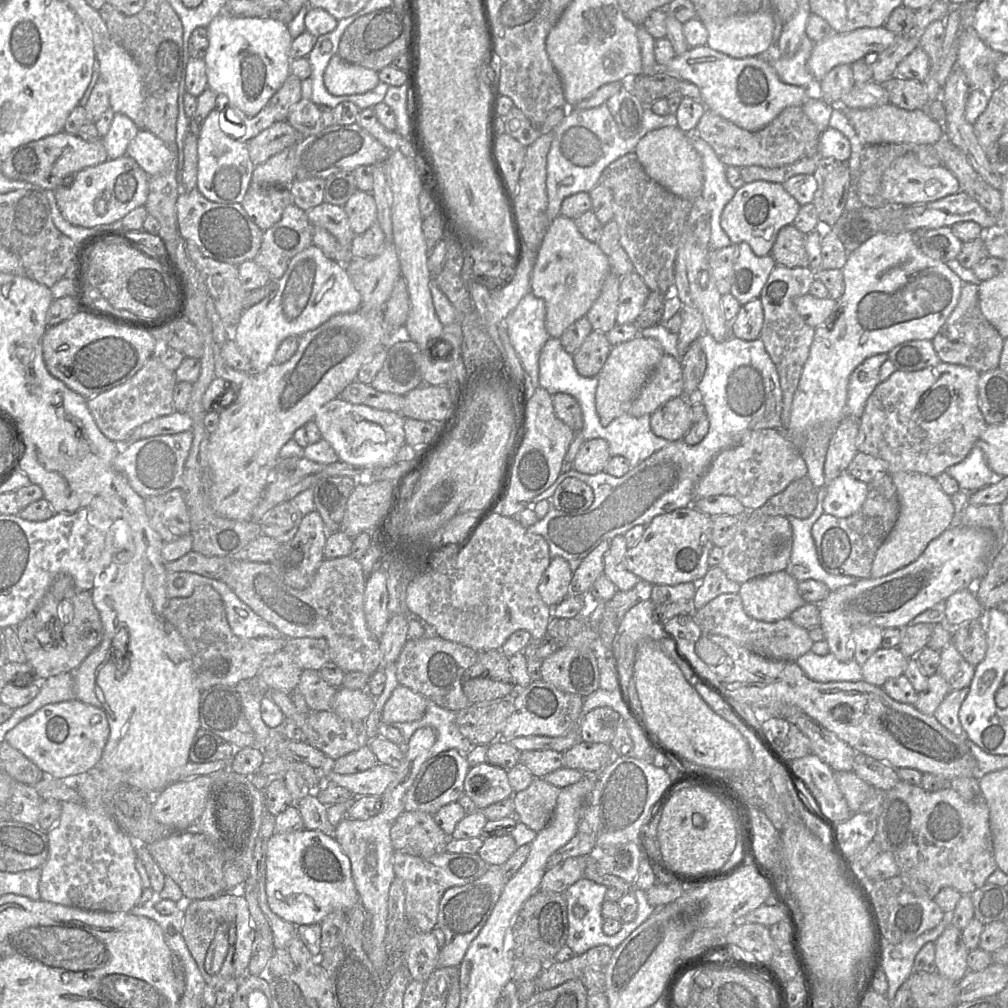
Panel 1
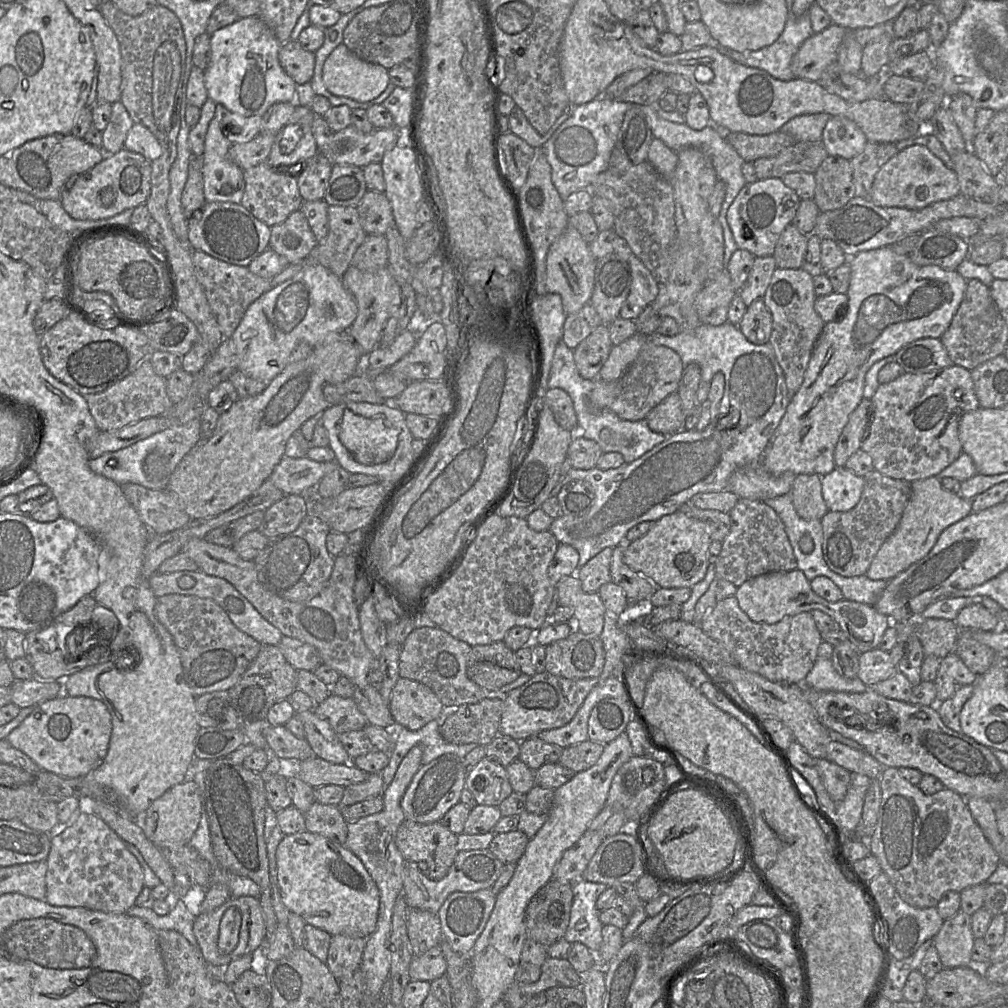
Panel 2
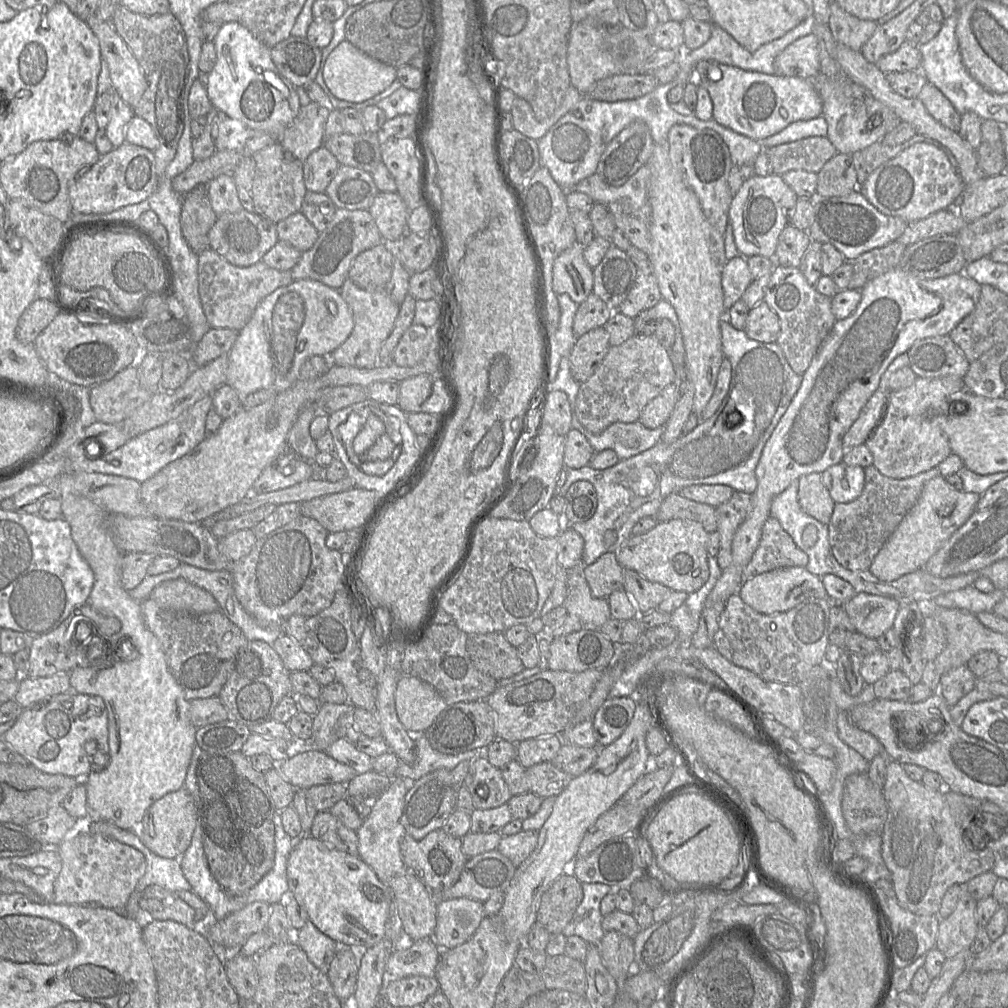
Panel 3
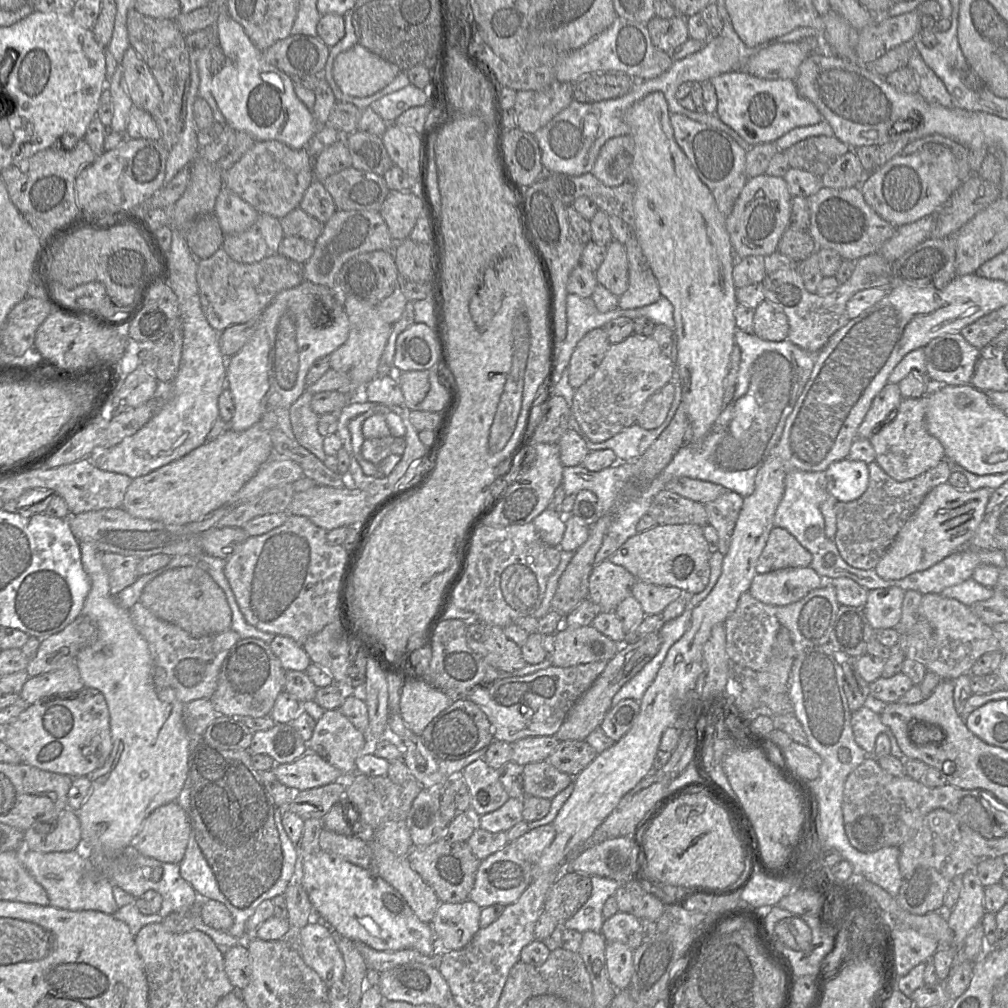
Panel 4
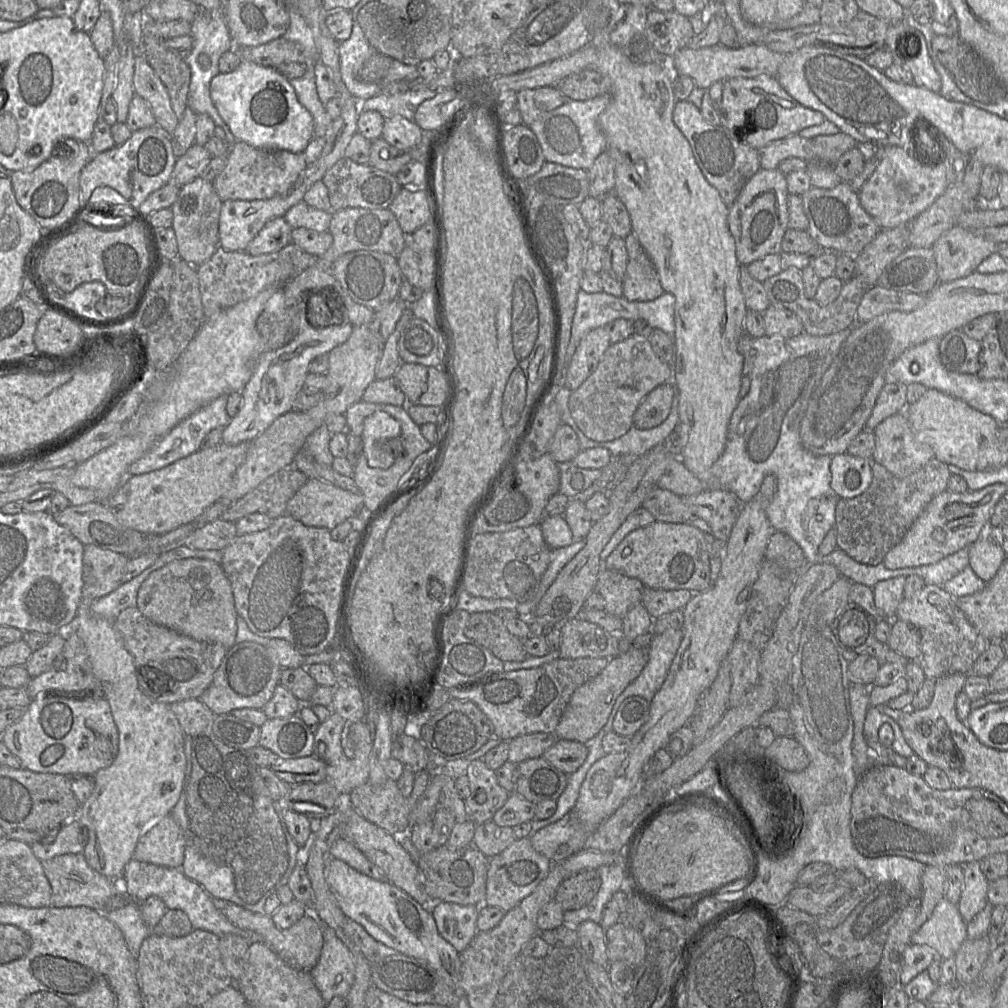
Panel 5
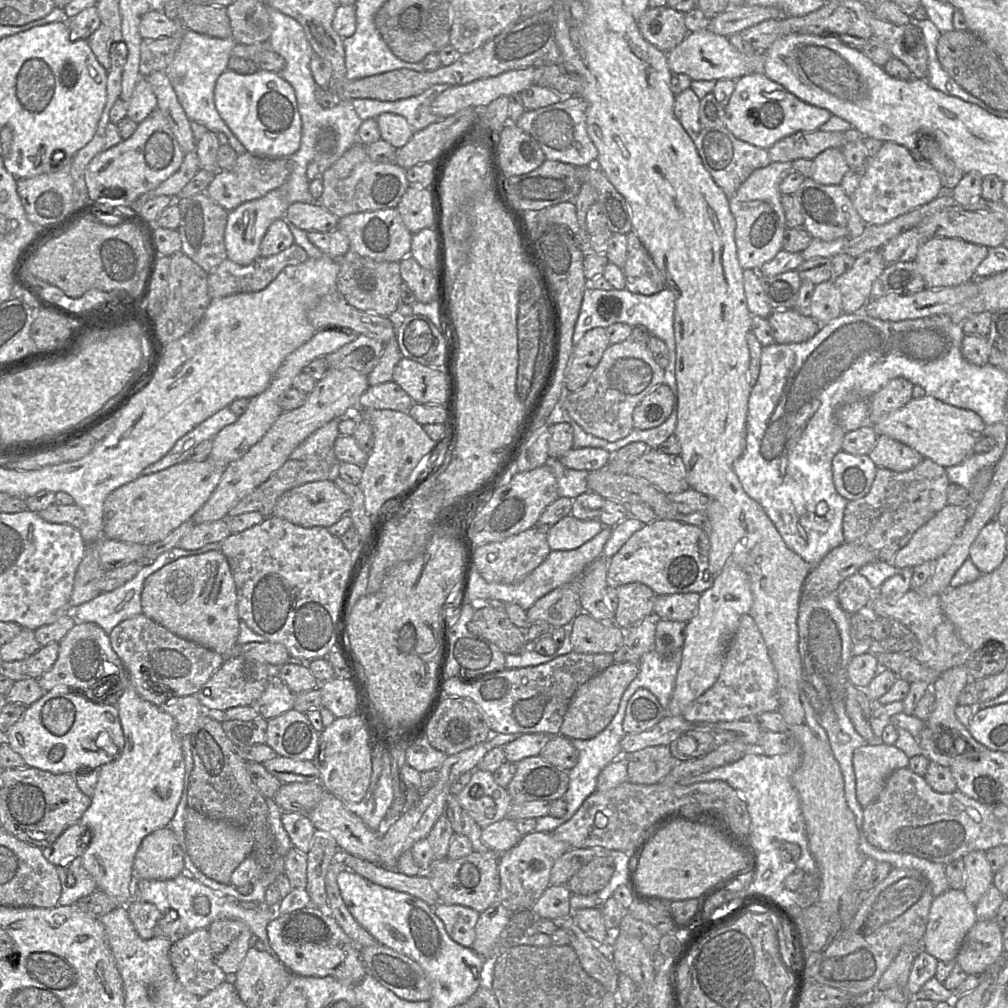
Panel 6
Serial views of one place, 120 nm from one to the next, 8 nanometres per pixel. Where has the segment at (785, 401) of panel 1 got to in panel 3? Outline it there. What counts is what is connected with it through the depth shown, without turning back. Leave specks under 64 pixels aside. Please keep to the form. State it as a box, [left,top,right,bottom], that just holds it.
[763,265,837,375]

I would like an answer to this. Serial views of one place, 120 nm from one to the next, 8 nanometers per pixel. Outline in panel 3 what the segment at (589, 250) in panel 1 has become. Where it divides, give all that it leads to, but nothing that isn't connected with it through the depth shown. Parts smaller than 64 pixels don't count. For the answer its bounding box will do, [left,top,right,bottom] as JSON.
[553,241,593,304]

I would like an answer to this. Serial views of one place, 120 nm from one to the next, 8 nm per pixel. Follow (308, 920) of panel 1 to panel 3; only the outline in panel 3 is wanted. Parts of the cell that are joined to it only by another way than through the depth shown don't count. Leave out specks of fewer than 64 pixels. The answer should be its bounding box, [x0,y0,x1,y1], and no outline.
[287,834,394,951]

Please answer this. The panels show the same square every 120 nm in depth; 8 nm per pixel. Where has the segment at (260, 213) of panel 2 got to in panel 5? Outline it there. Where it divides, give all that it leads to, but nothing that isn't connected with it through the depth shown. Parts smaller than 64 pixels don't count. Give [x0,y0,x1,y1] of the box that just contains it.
[213,141,307,201]

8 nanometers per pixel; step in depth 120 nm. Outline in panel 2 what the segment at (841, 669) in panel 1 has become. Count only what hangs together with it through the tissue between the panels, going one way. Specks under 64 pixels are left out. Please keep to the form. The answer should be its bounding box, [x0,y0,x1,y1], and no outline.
[804,657,868,693]

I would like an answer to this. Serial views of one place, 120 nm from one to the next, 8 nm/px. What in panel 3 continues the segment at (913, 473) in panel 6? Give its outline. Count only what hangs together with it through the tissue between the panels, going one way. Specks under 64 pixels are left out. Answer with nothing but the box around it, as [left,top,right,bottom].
[828,465,939,571]

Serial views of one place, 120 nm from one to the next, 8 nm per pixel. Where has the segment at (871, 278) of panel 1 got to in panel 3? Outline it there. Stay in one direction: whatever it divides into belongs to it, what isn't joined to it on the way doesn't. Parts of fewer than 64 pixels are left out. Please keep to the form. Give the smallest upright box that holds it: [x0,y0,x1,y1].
[706,267,981,602]

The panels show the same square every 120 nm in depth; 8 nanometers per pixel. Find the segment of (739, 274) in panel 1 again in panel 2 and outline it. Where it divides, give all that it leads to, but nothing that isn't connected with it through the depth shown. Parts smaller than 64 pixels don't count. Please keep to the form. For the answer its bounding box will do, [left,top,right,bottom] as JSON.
[738,256,776,306]

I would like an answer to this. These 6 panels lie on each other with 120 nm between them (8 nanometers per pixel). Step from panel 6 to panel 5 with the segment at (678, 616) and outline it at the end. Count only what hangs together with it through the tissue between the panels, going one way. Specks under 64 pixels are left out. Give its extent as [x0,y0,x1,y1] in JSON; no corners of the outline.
[641,587,694,620]

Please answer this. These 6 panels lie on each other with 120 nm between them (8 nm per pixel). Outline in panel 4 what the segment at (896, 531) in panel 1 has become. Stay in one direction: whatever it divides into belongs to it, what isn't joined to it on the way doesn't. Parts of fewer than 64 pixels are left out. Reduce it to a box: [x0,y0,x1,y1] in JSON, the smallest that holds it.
[874,482,993,580]

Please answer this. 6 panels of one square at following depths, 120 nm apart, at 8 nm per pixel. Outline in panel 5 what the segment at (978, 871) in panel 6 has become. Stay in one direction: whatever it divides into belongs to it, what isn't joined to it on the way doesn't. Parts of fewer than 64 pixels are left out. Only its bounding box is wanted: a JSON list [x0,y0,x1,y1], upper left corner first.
[957,861,989,923]

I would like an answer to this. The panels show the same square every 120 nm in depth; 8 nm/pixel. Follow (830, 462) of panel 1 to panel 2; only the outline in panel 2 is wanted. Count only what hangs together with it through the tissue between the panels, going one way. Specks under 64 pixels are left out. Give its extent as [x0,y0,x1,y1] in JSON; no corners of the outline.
[834,399,871,467]

